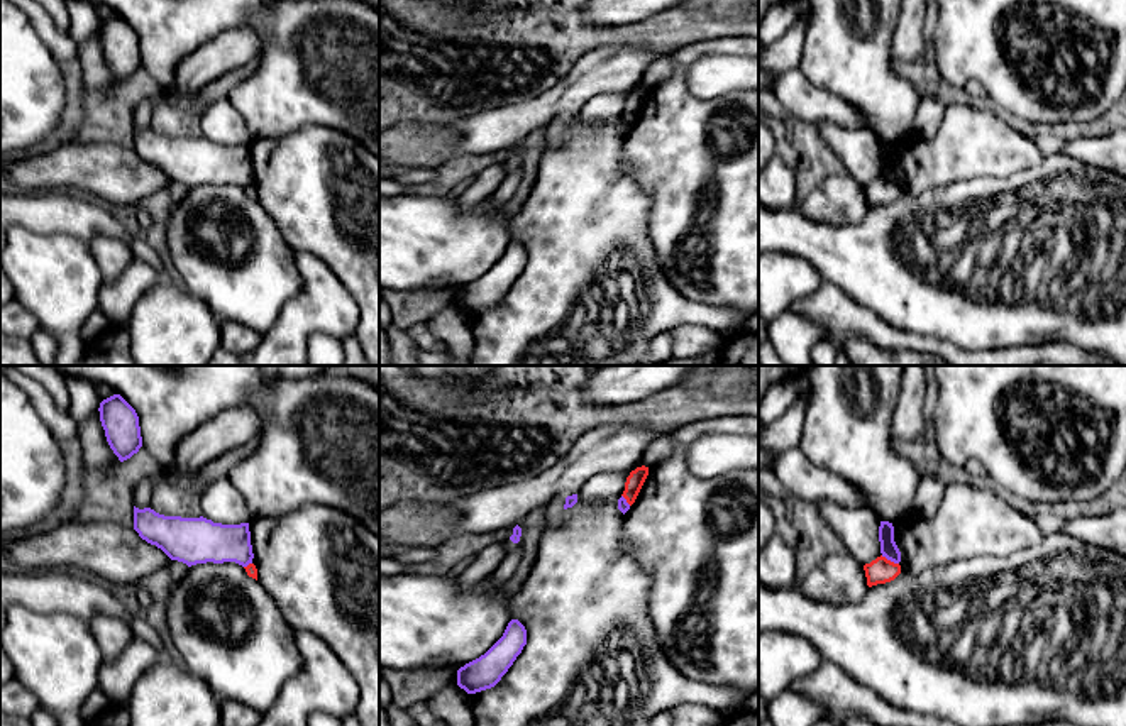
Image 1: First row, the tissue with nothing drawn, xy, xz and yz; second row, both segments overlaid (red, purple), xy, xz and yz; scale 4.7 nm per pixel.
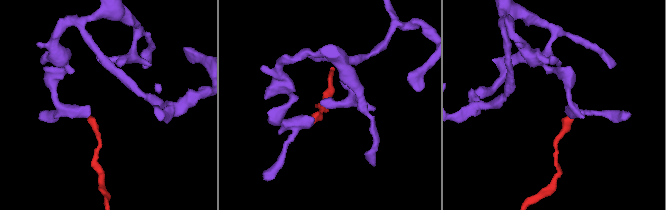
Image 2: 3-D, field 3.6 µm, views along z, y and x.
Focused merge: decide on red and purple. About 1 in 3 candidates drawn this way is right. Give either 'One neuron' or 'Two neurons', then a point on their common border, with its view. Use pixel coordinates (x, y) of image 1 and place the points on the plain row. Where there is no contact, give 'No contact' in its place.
Two neurons. Touches red at yz (889, 181)

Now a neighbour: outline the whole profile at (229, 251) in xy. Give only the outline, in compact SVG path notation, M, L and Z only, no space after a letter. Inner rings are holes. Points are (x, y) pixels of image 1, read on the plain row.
M235 183L188 188L186 196L173 203L164 237L185 289L205 301L220 322L266 333L284 305L301 293L295 250L276 220Z

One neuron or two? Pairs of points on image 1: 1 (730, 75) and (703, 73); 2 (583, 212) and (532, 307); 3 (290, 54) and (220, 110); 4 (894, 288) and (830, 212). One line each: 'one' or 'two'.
1: one
2: one
3: two
4: two

